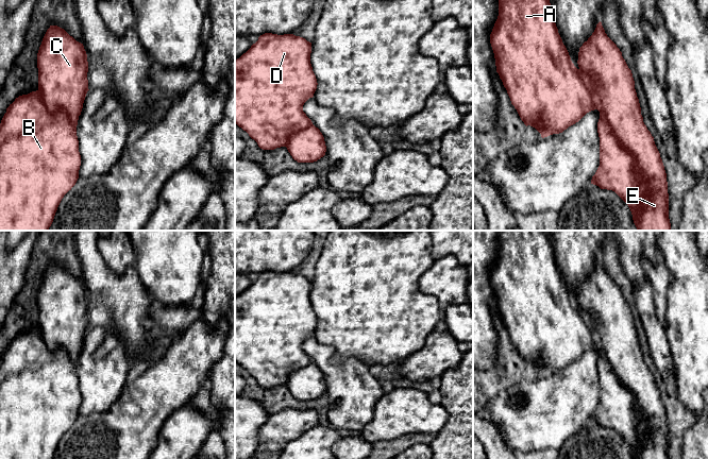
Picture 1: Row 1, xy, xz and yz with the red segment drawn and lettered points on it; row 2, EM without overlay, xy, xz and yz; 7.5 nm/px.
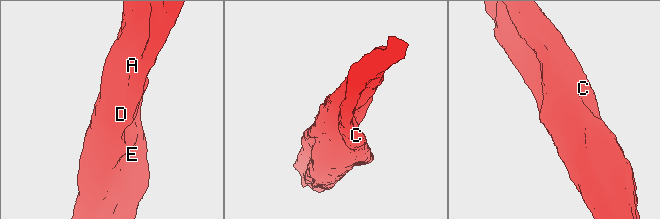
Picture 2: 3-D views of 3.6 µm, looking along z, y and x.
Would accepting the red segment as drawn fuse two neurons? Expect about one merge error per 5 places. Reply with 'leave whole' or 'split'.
leave whole

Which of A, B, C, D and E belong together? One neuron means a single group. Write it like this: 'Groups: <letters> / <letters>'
Groups: A B C D E

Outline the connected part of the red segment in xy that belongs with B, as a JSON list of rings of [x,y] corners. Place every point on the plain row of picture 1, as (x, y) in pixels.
[[[50,264],[47,268],[37,291],[38,327],[28,333],[19,334],[6,346],[0,361],[0,459],[53,459],[57,445],[64,434],[71,428],[79,416],[81,393],[79,390],[79,378],[77,363],[81,353],[83,341],[88,327],[88,300],[83,282],[77,279],[64,267]]]

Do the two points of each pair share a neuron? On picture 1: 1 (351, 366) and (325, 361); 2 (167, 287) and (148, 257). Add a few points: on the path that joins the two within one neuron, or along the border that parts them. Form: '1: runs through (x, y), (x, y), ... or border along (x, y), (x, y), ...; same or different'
1: runs through (344, 368), (332, 368); same
2: runs through (167, 279), (167, 276), (155, 265); same

